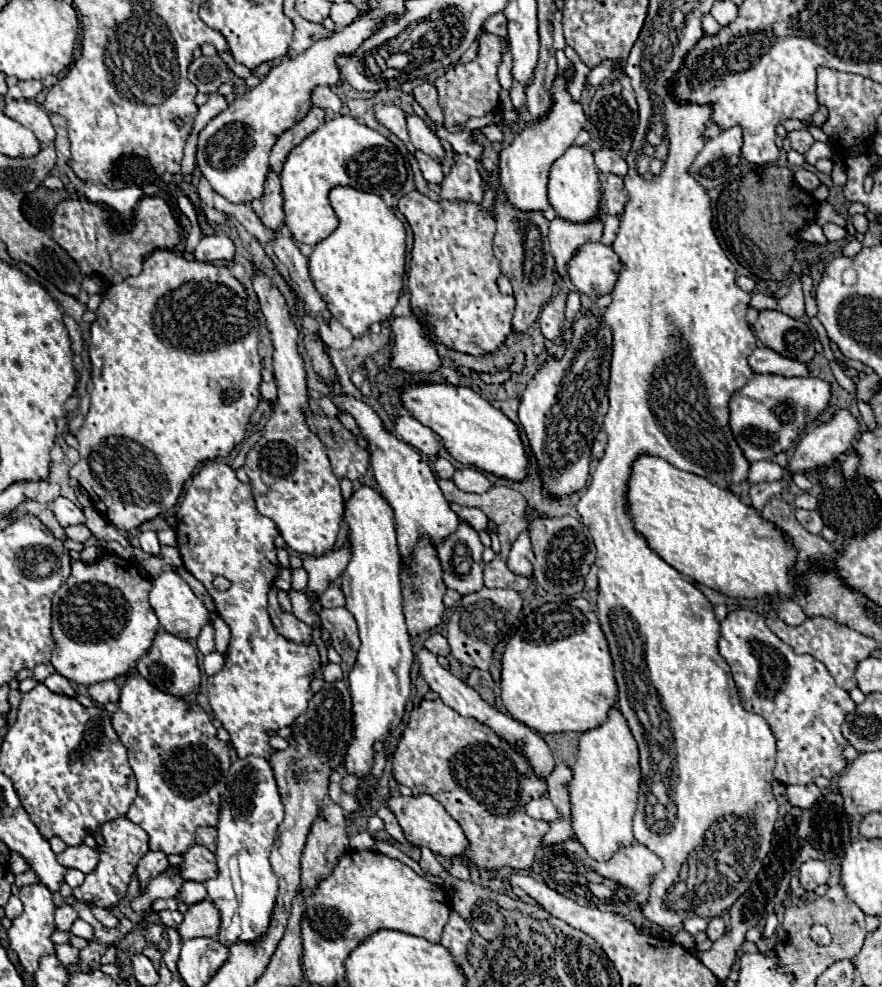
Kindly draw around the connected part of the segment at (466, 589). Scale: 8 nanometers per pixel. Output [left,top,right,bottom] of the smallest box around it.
[438,521,484,595]

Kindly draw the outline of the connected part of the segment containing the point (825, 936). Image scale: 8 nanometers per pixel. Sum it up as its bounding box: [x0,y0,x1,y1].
[810,925,832,945]

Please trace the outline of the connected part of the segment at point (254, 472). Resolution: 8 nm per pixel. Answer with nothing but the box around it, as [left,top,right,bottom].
[244,269,344,557]

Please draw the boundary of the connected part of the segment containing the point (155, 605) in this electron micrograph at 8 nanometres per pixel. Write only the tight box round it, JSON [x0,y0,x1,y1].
[150,571,210,639]

